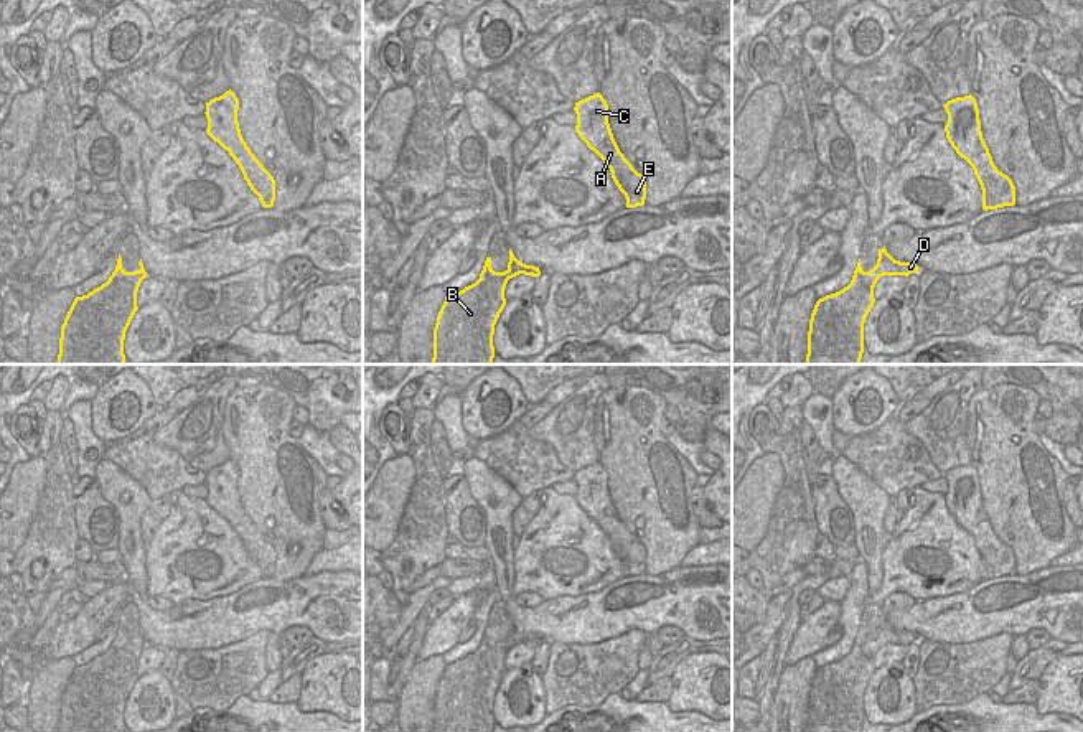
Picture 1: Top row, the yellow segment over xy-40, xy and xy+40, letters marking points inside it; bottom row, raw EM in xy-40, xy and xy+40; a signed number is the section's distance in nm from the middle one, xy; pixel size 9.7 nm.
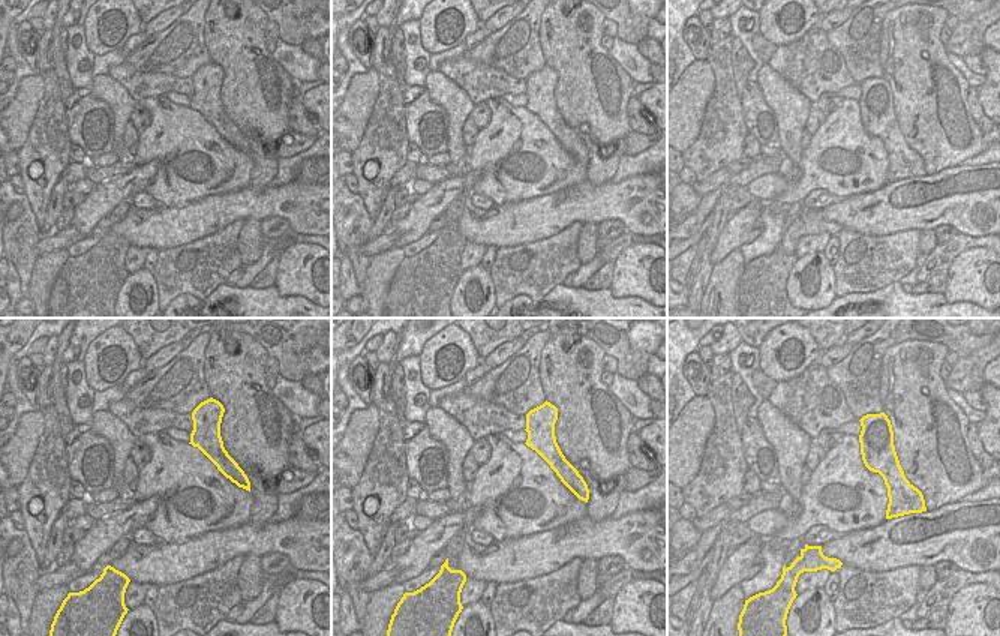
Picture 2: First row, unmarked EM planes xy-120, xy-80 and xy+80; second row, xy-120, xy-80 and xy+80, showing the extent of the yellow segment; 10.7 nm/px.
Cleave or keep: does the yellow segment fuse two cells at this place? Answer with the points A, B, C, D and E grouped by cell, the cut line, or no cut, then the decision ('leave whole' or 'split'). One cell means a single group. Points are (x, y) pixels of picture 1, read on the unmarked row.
A C D E / B | xy+40 (864, 642), (862, 652), (872, 658) | split

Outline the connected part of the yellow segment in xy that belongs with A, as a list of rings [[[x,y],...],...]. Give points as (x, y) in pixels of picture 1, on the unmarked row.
[[[600,462],[588,465],[574,476],[577,483],[575,501],[610,537],[612,547],[626,567],[626,577],[643,575],[646,551],[620,521],[610,493],[608,473]]]

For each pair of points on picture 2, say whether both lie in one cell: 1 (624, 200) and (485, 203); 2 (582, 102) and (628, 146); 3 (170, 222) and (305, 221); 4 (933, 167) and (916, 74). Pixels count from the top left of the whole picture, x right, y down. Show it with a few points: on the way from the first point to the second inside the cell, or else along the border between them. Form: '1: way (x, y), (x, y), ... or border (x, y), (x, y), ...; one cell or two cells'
1: border (470, 197), (479, 207), (491, 209), (494, 206); two cells
2: border (631, 131), (613, 143), (598, 147); two cells
3: way (203, 218), (228, 207), (272, 207); one cell
4: way (933, 144), (933, 113), (927, 96); one cell

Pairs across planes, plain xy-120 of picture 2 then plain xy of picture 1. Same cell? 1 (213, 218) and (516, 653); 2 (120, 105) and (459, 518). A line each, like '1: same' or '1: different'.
1: different
2: different

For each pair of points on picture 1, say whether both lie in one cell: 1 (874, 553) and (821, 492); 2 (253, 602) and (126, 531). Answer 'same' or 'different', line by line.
1: different
2: same

